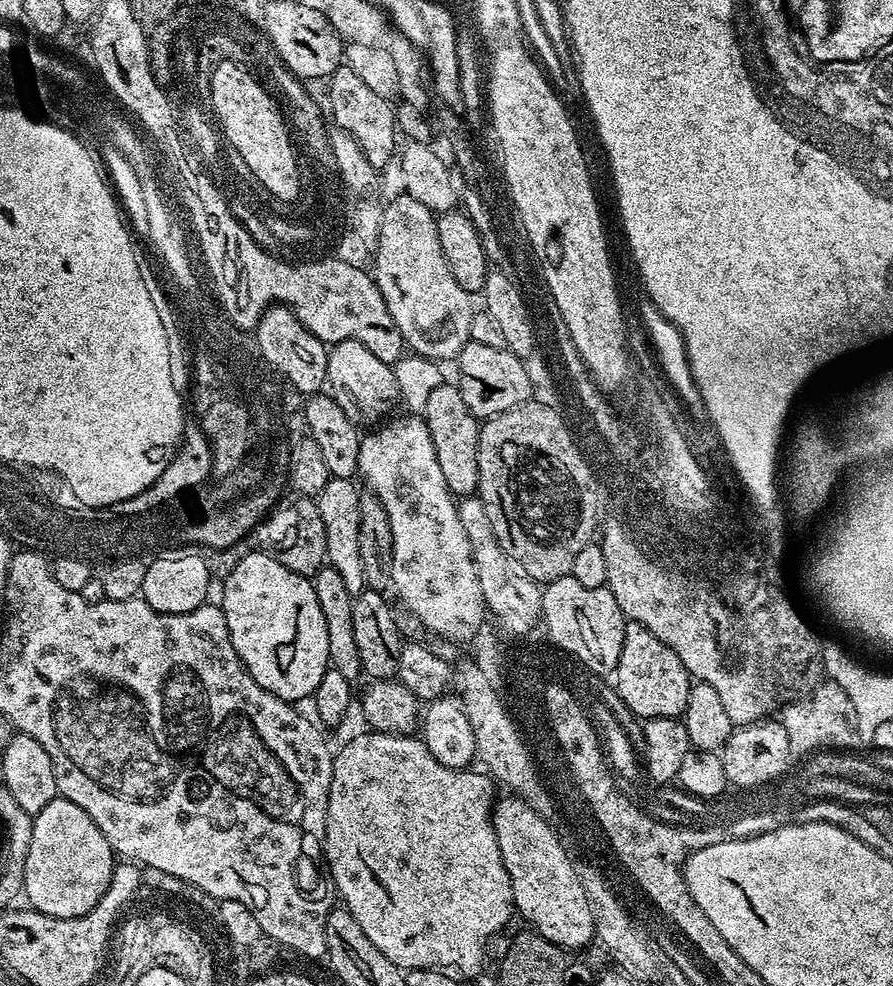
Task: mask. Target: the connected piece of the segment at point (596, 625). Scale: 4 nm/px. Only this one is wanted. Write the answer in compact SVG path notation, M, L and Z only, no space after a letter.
M570 574L551 580L543 589L540 610L548 639L557 649L571 656L591 675L592 672L596 676L615 673L618 654L622 654L626 621L618 602L614 602L614 594L607 586L582 586L582 582Z

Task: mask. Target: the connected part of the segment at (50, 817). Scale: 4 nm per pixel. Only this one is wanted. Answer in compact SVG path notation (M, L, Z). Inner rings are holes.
M63 798L50 801L32 822L23 895L37 912L54 918L83 918L106 894L112 881L114 853L82 806Z

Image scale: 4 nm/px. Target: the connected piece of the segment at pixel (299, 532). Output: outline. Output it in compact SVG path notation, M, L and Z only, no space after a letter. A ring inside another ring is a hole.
M288 494L242 541L248 552L264 552L273 556L282 566L294 570L299 576L311 577L326 564L326 526L322 526L322 514L311 496Z

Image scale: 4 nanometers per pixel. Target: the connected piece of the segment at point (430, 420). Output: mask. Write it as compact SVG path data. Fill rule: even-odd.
M445 382L431 391L430 398L426 401L423 413L426 426L430 430L430 438L434 442L434 454L438 454L438 467L442 470L442 478L446 478L446 486L453 497L463 498L473 495L479 489L478 478L478 438L480 437L481 421L462 402L462 394L455 383Z

